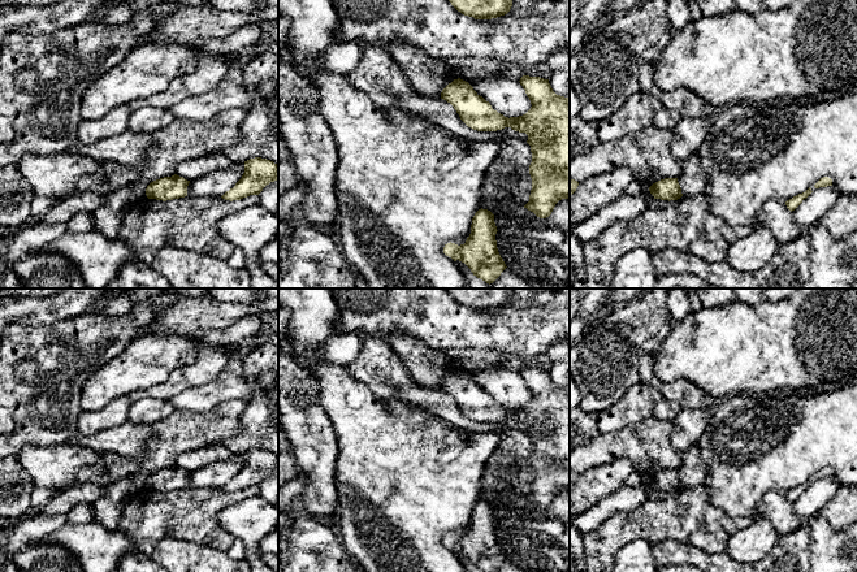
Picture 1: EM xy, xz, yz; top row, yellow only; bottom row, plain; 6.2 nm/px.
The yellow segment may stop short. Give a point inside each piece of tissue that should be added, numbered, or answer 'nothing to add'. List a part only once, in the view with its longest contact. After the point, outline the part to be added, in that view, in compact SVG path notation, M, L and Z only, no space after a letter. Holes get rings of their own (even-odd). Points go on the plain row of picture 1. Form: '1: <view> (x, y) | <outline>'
nothing to add

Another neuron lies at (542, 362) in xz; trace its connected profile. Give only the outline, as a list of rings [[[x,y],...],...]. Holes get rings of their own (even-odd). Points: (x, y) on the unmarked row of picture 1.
[[[547,354],[536,356],[534,359],[527,361],[527,364],[524,367],[529,367],[529,368],[540,368],[544,370],[549,370],[551,367],[551,361]]]

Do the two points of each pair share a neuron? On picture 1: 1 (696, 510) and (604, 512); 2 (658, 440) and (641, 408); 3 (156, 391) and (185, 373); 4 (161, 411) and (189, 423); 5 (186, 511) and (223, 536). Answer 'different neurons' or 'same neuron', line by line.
1: different neurons
2: different neurons
3: same neuron
4: different neurons
5: same neuron

